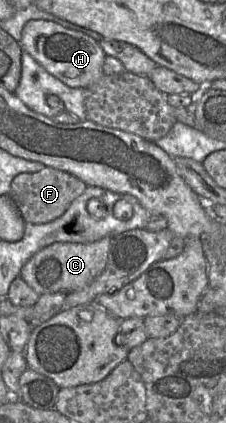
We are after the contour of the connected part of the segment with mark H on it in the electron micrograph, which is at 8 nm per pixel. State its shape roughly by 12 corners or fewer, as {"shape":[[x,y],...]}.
{"shape":[[31,20],[19,42],[48,73],[87,89],[106,54],[92,37]]}

